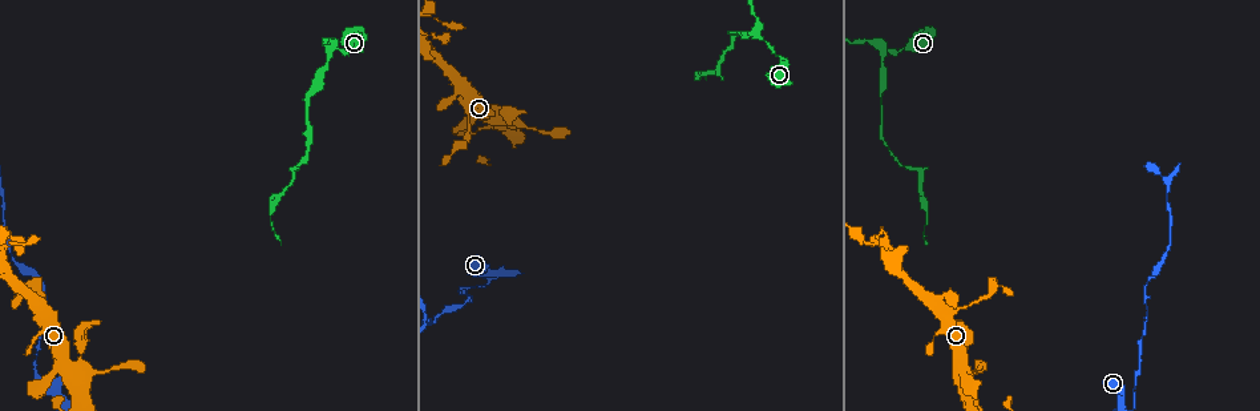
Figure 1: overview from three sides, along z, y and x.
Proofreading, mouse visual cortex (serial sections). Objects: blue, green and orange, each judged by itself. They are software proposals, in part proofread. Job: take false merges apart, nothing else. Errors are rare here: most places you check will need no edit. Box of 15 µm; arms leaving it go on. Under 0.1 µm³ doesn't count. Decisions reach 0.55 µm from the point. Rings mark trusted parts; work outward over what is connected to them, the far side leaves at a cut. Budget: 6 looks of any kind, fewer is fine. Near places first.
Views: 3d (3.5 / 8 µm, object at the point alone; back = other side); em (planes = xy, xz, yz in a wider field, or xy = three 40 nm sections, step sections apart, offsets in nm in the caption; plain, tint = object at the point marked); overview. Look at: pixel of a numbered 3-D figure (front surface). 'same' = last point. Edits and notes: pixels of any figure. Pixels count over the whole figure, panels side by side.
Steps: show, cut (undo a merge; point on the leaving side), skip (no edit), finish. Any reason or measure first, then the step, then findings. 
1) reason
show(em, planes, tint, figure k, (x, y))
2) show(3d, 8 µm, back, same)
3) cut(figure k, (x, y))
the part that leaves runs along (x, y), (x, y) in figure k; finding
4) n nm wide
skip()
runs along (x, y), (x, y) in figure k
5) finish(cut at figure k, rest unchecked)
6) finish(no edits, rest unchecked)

narrows sharply
show(3d, 3.5 µm, figure 1, (757, 35))

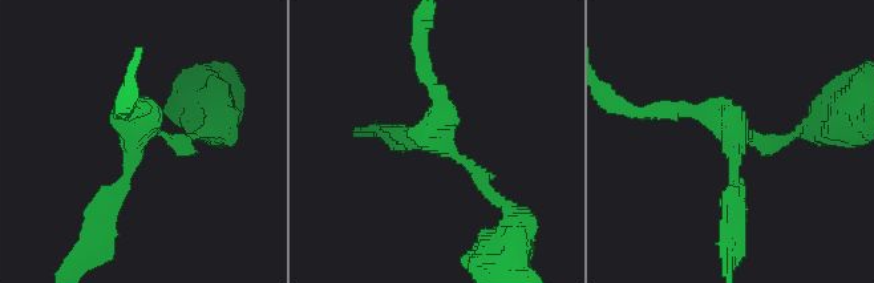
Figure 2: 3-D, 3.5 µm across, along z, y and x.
3 arms; arms of 150, 200, 200 nm; now the EM
show(em, planes, tint, figure 2, (434, 136))

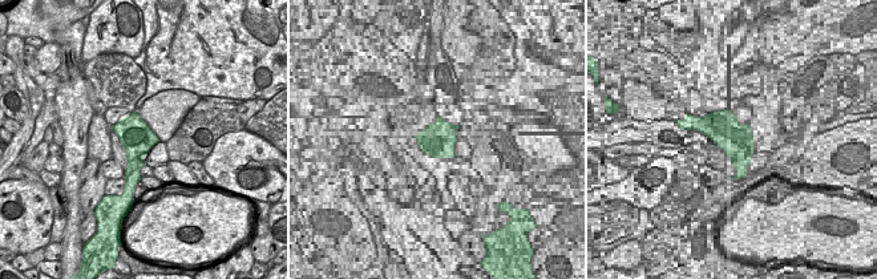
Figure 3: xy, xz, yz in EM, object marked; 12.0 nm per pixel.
skip()
runs along (497, 199), (436, 138), (400, 136) in figure 2; continuous, no second cell

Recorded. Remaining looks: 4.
narrows sharply
show(3d, 3.5 µm, figure 1, (732, 32))

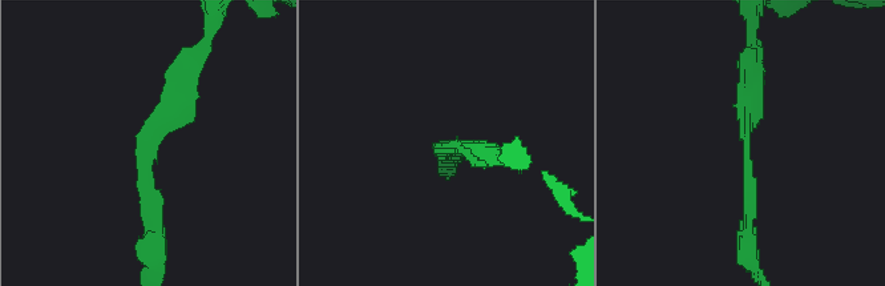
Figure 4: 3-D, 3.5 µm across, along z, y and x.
need the tissue
show(em, xy, step 3, tint, figure 4, (442, 148))

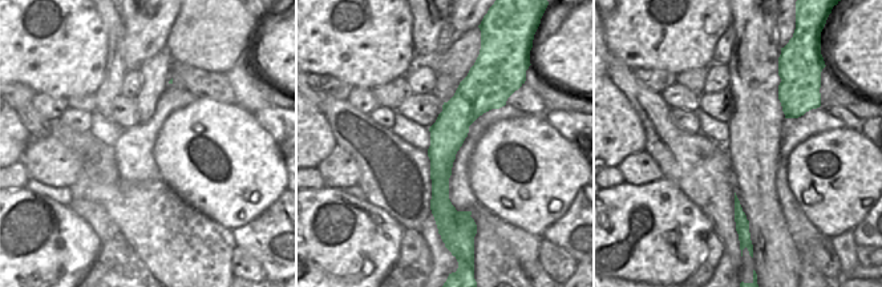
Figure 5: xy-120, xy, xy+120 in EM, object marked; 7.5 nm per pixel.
skip()
runs along (184, 77), (146, 135), (154, 241) in figure 4; all the same cell

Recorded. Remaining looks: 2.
sharp bend
show(3d, 8 µm, figure 1, (501, 118))

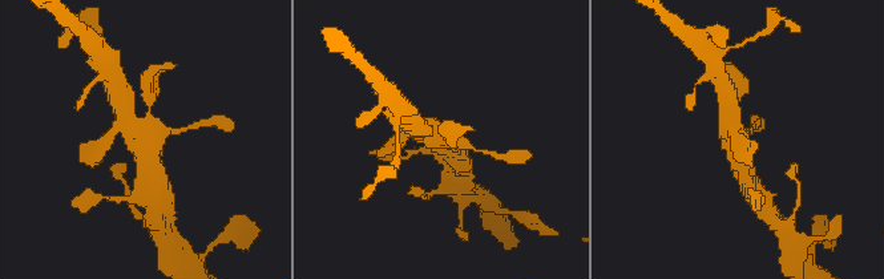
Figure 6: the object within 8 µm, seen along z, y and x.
show(em, planes, tint, figure 6, (143, 137))

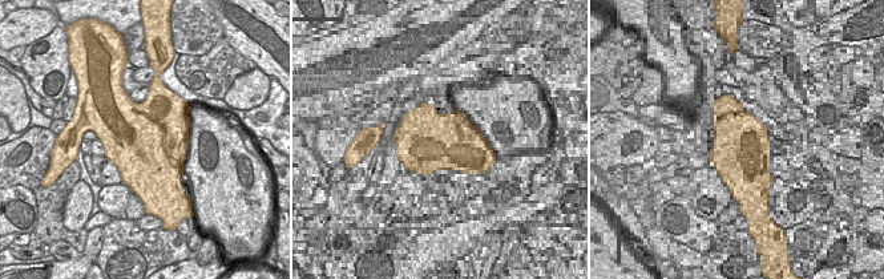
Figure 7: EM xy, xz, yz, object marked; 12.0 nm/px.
skip()
runs along (118, 100), (152, 165) in figure 6; continuous, no second cell

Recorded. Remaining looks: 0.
finish(no edits, rest unchecked)

